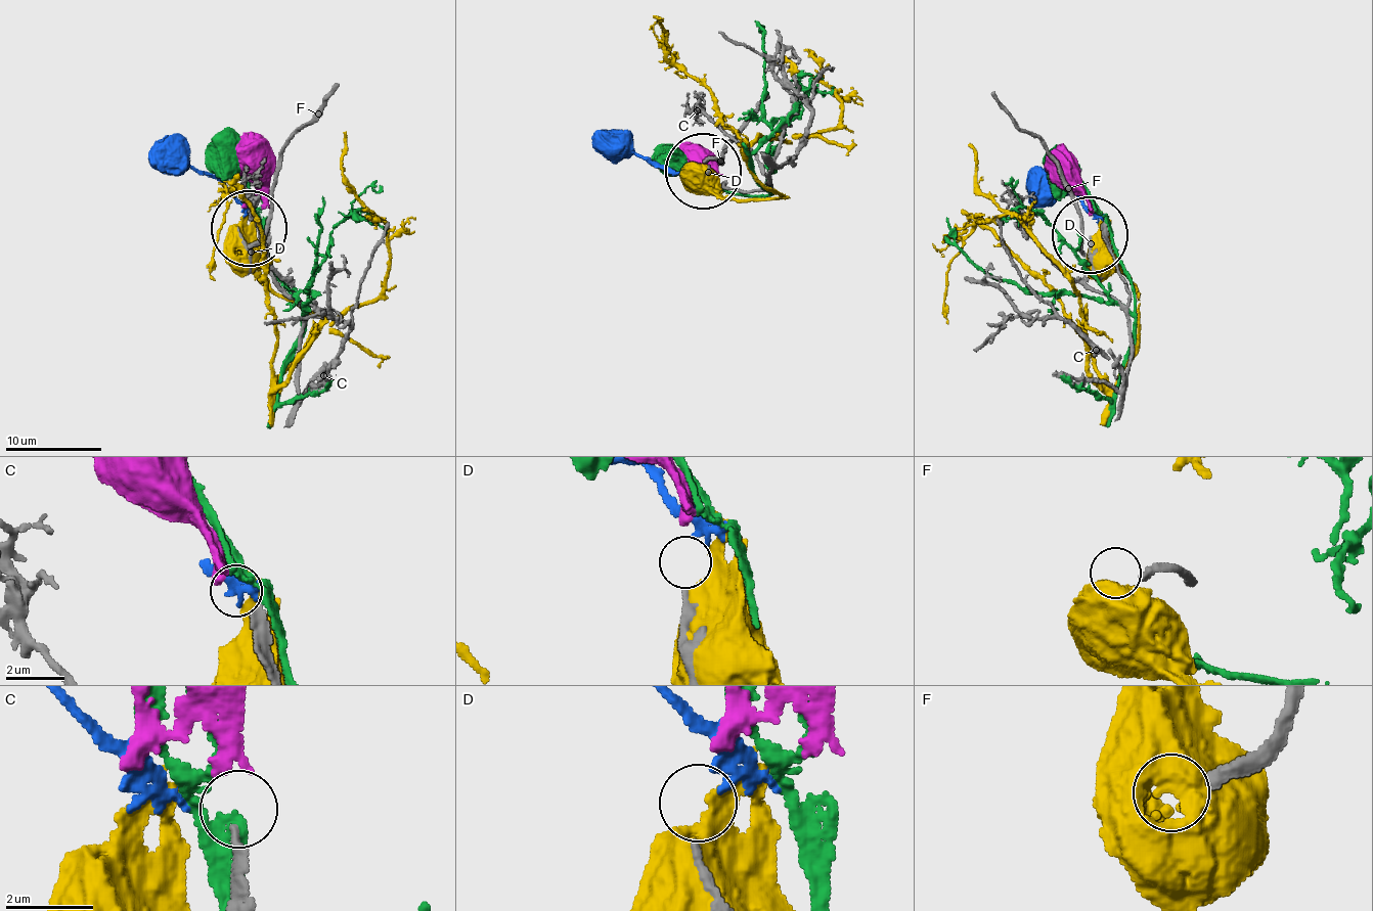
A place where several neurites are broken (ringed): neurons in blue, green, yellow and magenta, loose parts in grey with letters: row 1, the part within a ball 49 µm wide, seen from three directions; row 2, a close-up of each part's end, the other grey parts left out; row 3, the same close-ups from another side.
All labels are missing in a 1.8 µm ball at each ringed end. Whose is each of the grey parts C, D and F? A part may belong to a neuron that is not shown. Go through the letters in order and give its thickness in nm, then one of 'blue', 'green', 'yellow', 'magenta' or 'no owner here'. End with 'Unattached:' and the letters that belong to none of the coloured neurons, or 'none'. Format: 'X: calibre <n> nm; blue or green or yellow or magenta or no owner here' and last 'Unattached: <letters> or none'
C: calibre 200 nm; magenta
D: calibre 170 nm; no owner here
F: calibre 300 nm; no owner here
Unattached: D, F

